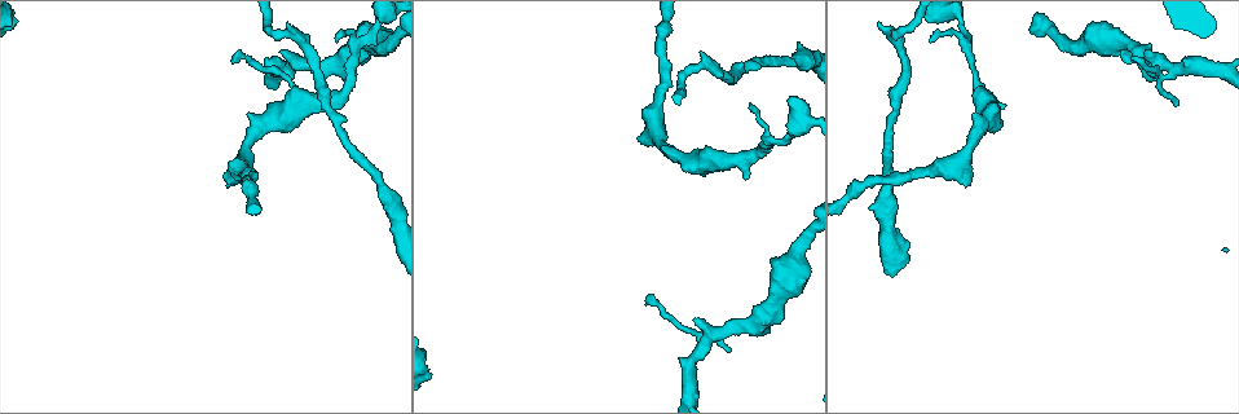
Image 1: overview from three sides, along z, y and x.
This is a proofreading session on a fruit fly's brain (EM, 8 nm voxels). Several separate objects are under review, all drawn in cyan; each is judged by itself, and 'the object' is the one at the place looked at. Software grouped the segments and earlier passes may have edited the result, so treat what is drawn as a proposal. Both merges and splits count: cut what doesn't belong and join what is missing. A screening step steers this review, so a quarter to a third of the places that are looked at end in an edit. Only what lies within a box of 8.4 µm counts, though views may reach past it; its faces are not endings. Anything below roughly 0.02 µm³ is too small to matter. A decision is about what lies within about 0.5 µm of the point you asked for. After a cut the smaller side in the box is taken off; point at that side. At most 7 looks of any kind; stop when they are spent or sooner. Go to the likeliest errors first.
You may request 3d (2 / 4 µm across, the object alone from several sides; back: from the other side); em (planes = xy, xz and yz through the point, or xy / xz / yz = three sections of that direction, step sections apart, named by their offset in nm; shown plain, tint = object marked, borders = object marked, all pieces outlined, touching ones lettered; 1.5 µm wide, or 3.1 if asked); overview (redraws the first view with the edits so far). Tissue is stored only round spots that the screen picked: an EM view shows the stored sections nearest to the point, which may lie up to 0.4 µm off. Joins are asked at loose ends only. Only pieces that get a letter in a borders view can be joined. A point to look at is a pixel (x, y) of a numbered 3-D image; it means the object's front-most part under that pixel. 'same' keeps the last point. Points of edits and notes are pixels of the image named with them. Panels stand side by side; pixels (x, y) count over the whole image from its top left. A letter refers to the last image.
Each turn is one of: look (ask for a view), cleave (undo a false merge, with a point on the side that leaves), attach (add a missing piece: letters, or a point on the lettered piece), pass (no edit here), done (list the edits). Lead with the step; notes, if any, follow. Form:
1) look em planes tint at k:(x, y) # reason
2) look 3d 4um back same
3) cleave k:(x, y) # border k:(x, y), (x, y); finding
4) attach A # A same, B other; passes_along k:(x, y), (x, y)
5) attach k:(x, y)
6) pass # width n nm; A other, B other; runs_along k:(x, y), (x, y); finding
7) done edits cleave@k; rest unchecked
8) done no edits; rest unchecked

look 3d 4um at 1:(232, 60) # an open end

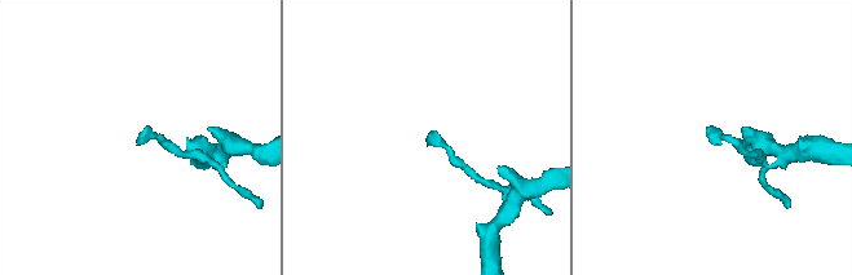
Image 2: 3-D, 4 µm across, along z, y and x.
look em xz step 4 borders at 2:(719, 145)

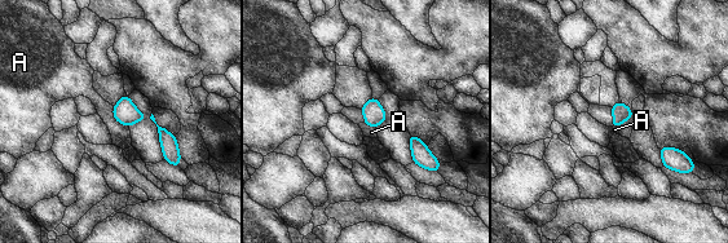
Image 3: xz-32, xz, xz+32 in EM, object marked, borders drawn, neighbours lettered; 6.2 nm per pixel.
look em planes borders same # cut it another way

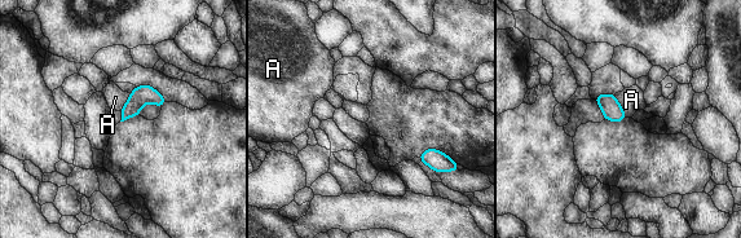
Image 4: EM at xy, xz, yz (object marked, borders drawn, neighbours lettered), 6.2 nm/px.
pass # A other; border 4:(614, 95), (626, 117); no lettered piece goes on from it

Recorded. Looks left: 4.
look 3d 4um at 1:(964, 21) # three-way junction

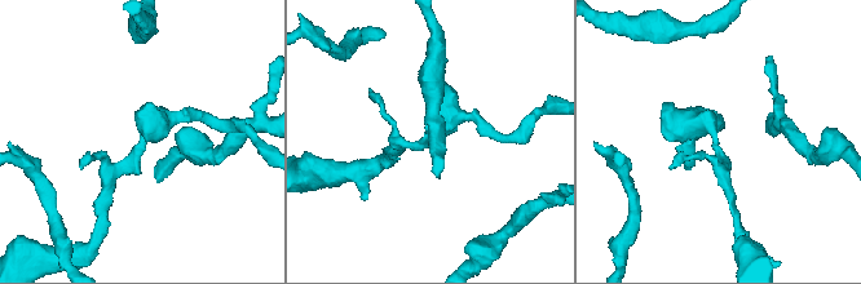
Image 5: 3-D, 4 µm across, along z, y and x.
look em planes borders at 5:(424, 135) # need the tissue

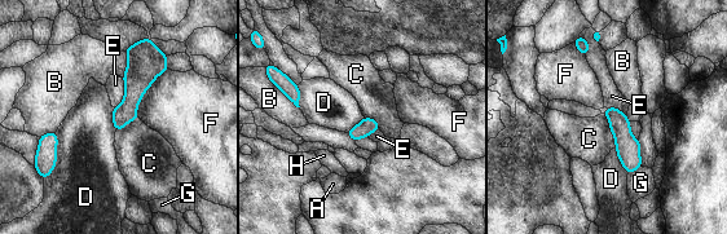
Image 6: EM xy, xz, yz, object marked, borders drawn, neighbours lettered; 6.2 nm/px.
pass # A other, B other, C other, D other, E other, F other, G other, H other; arms 3; runs_along 6:(608, 110), (618, 122), (630, 168); one neuron here

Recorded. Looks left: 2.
done no edits; rest unchecked

